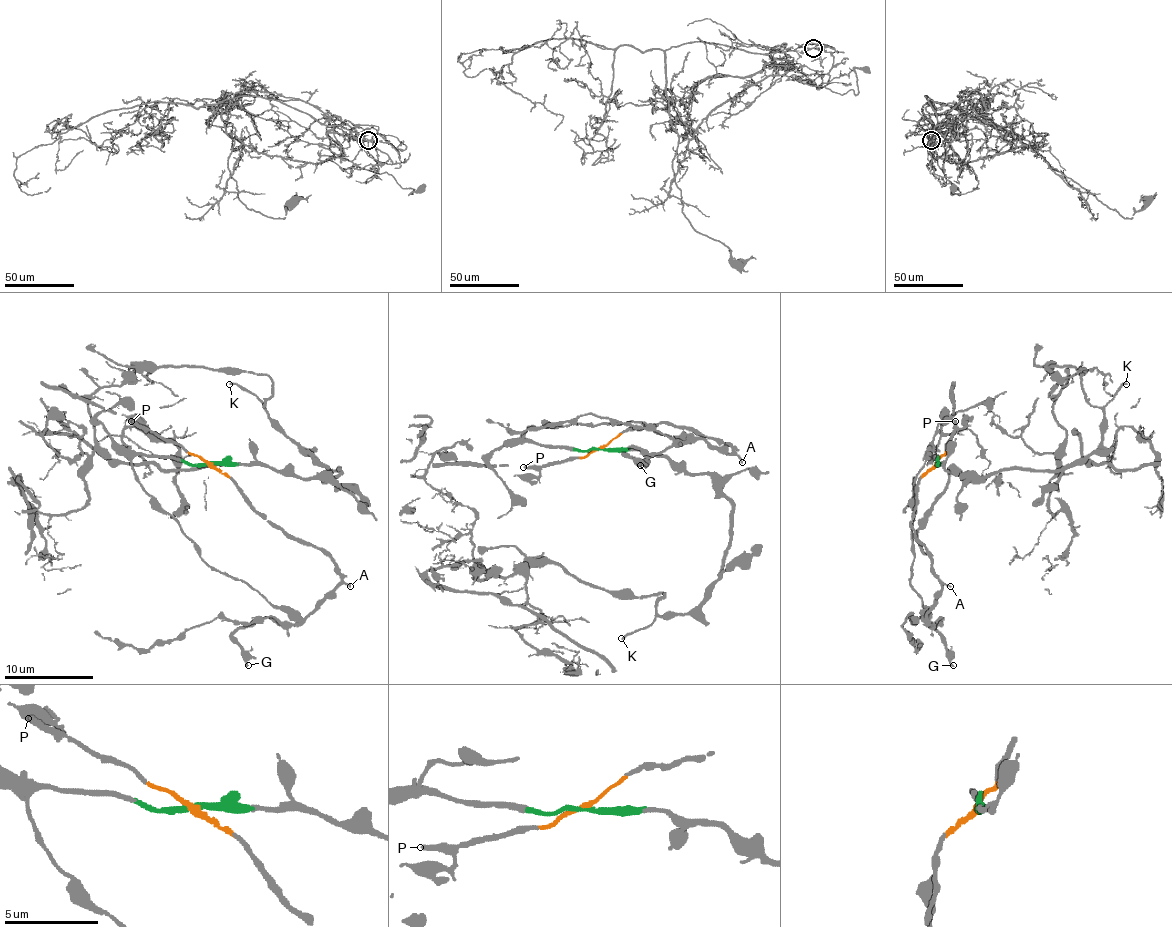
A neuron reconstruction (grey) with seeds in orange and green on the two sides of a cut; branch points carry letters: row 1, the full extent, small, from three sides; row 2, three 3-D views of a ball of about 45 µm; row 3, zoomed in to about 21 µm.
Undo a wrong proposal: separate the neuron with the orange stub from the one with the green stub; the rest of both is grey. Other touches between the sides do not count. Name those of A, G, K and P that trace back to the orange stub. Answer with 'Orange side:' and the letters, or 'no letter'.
Orange side: A, G, P

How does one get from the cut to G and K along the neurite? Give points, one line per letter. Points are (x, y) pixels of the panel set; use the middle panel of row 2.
G: (600, 447), (623, 432), (669, 423), (733, 450), (722, 454), (702, 439), (645, 454), (629, 447), (640, 465)
K: (600, 447), (634, 447), (707, 474), (731, 512), (722, 576), (709, 594), (687, 614), (665, 614), (620, 638)

